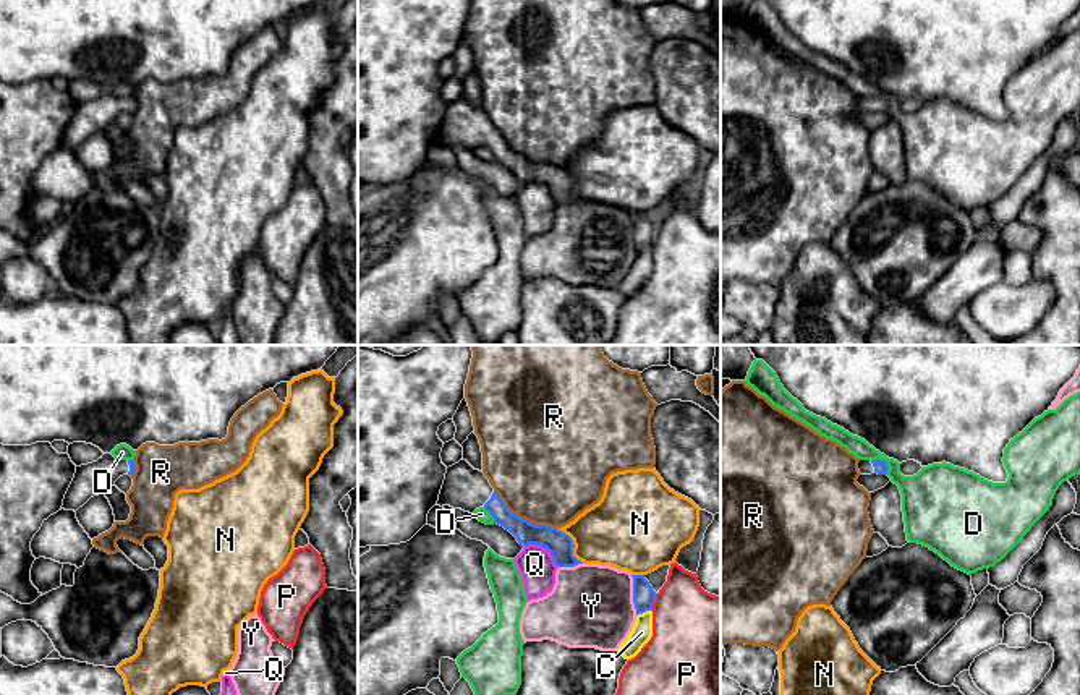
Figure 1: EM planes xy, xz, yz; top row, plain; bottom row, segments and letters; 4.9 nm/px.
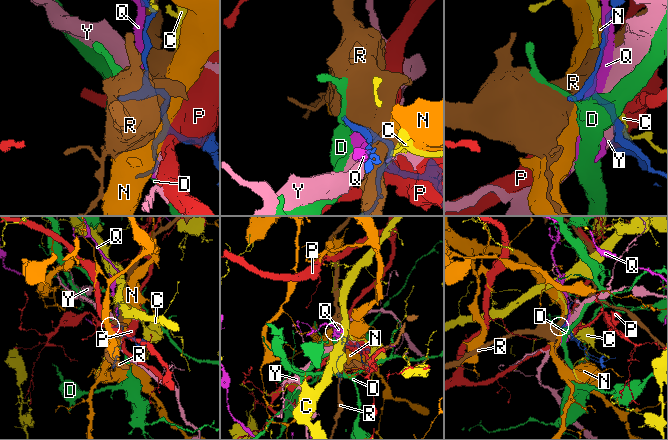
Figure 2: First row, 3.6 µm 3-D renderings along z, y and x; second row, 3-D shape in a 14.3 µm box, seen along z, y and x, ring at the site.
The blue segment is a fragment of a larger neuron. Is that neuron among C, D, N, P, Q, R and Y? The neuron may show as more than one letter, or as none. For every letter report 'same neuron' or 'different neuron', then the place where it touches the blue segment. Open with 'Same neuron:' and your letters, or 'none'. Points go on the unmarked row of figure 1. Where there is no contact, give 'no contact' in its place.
Same neuron: none
C: different neuron; meets blue in xz at (643, 248)
D: different neuron; meets blue in yz at (884, 99)
N: different neuron; meets blue in xz at (572, 180)
P: different neuron; meets blue in xz at (654, 237)
Q: different neuron; meets blue in xz at (544, 183)
R: different neuron; meets blue in xz at (523, 156)
Y: different neuron; meets blue in xz at (633, 232)

